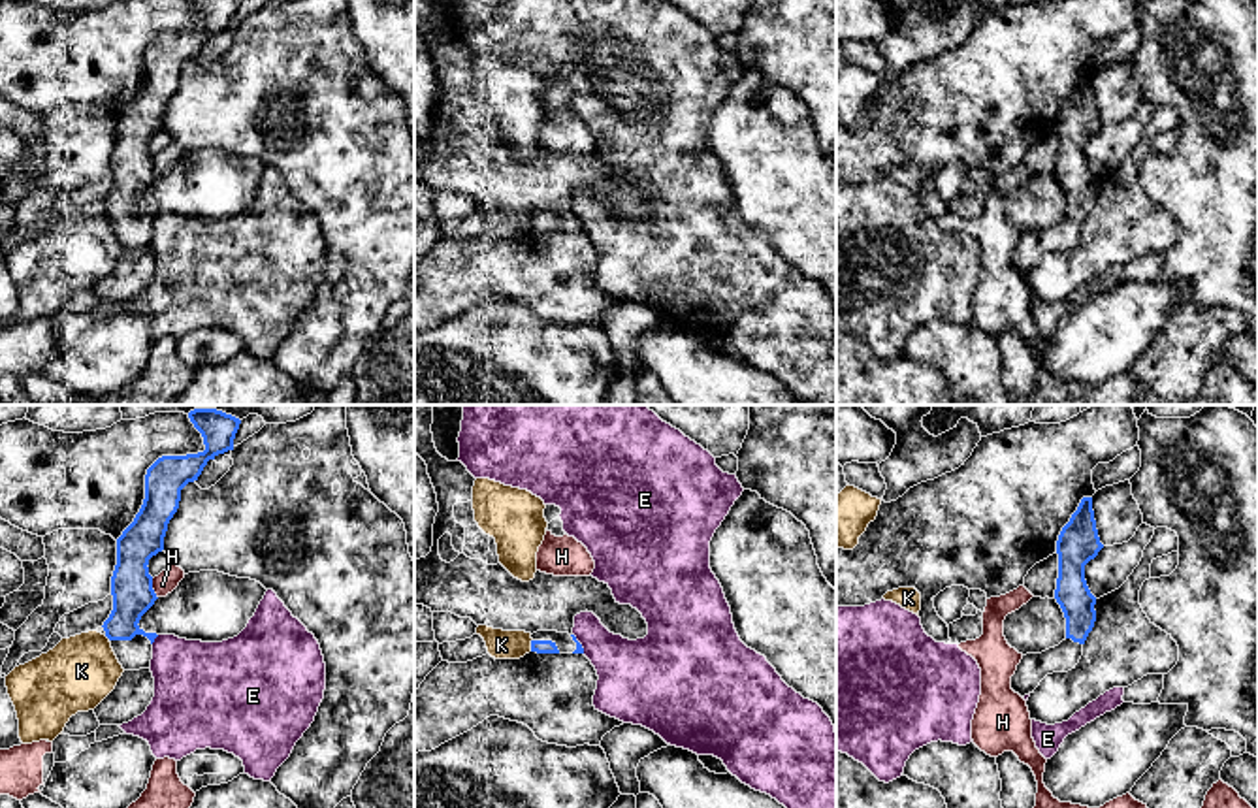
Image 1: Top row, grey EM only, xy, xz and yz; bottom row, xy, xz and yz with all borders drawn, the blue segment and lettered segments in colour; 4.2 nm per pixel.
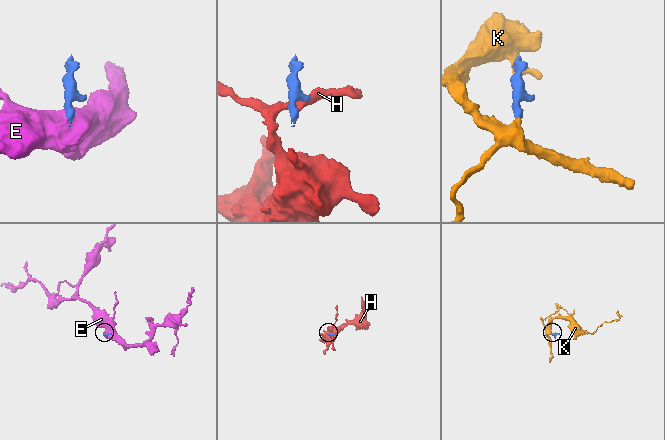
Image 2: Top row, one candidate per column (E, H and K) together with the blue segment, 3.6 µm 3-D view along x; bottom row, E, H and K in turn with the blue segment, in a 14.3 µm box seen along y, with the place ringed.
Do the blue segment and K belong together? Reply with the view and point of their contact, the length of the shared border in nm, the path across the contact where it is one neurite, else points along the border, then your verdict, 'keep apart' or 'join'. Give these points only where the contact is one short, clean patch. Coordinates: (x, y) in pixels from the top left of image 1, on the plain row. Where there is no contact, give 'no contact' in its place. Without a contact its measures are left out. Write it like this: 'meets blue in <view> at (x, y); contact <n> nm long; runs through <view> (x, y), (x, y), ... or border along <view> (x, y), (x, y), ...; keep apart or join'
meets blue in xz at (532, 223); contact 60 nm long; border along xz (532, 217), (530, 228); keep apart

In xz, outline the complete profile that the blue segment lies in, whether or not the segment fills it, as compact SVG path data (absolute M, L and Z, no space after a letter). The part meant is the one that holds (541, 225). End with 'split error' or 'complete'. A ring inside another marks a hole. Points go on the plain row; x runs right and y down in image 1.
M537 209L531 217L531 230L537 232L584 232L582 222L569 211Z; split error

